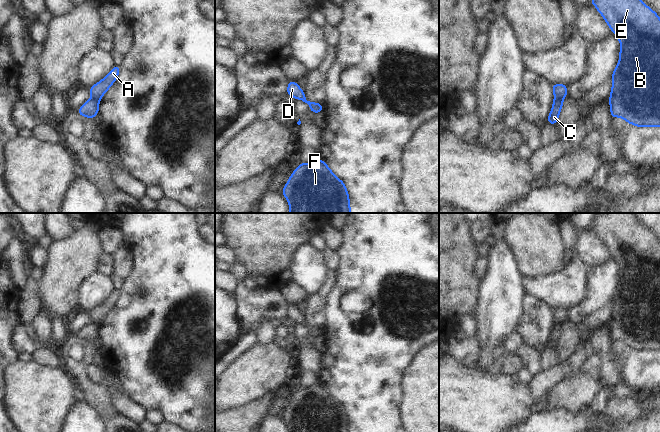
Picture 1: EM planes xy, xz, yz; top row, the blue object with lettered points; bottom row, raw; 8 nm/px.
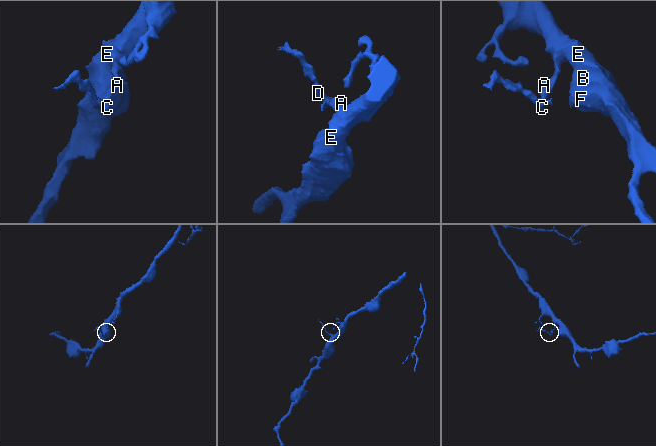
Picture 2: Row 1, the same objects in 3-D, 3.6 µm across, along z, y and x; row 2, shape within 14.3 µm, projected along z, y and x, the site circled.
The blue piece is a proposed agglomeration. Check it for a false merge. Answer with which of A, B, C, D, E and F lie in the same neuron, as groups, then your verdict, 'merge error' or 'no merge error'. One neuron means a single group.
A B E F / C D; merge error

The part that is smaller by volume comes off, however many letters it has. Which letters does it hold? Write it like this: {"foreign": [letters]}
{"foreign": ["C", "D"]}

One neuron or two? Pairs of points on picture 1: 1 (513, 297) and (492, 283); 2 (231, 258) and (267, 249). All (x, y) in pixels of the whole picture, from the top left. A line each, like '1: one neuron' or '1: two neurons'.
1: one neuron
2: two neurons

